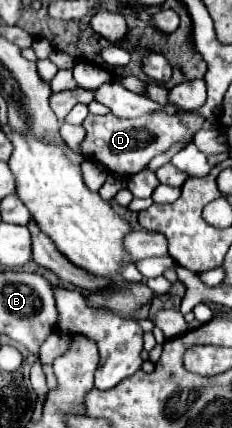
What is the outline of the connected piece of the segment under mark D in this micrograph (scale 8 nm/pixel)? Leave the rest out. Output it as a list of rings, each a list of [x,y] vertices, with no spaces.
[[[151,111],[137,119],[119,119],[115,115],[87,115],[83,121],[87,137],[83,141],[83,151],[87,157],[99,161],[109,171],[129,177],[147,167],[147,163],[161,153],[167,153],[175,143],[189,143],[193,133],[181,123],[179,113],[167,115],[163,111]]]

